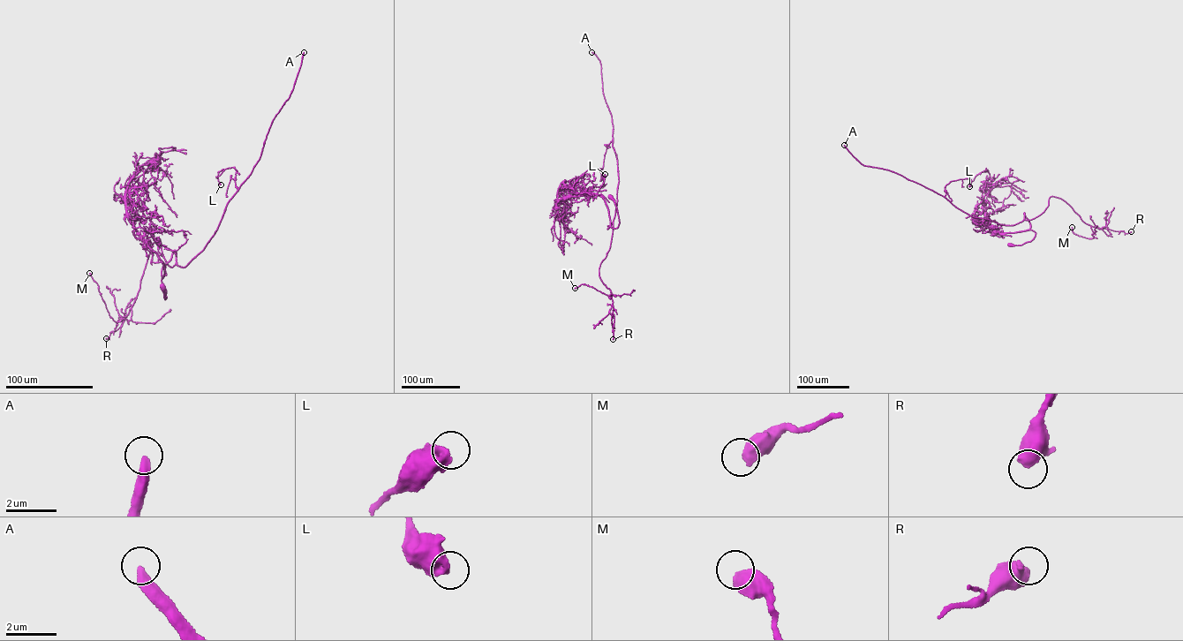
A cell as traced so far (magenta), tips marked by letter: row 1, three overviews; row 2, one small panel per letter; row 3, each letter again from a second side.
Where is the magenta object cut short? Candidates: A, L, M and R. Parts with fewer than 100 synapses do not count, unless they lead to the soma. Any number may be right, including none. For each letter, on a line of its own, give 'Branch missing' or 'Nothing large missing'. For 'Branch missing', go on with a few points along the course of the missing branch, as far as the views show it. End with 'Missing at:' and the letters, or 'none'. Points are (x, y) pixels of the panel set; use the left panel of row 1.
A: Branch missing
L: Nothing large missing
M: Nothing large missing
R: Nothing large missing
Missing at: A

